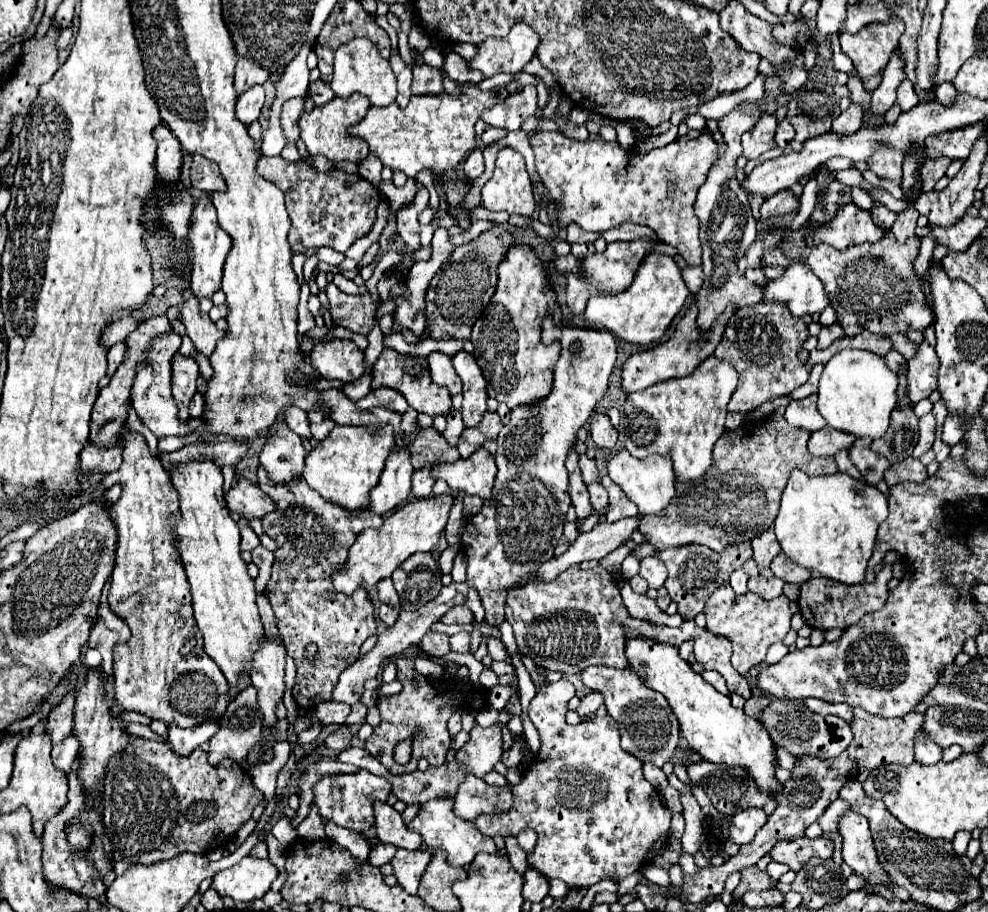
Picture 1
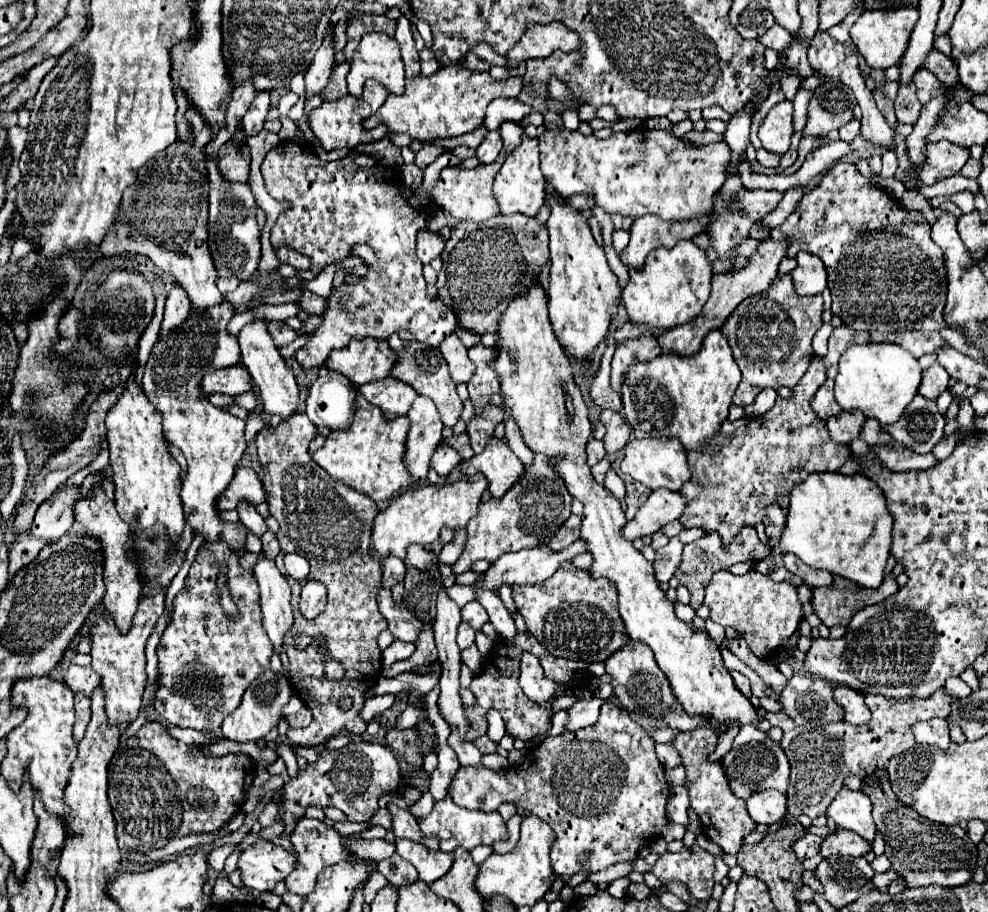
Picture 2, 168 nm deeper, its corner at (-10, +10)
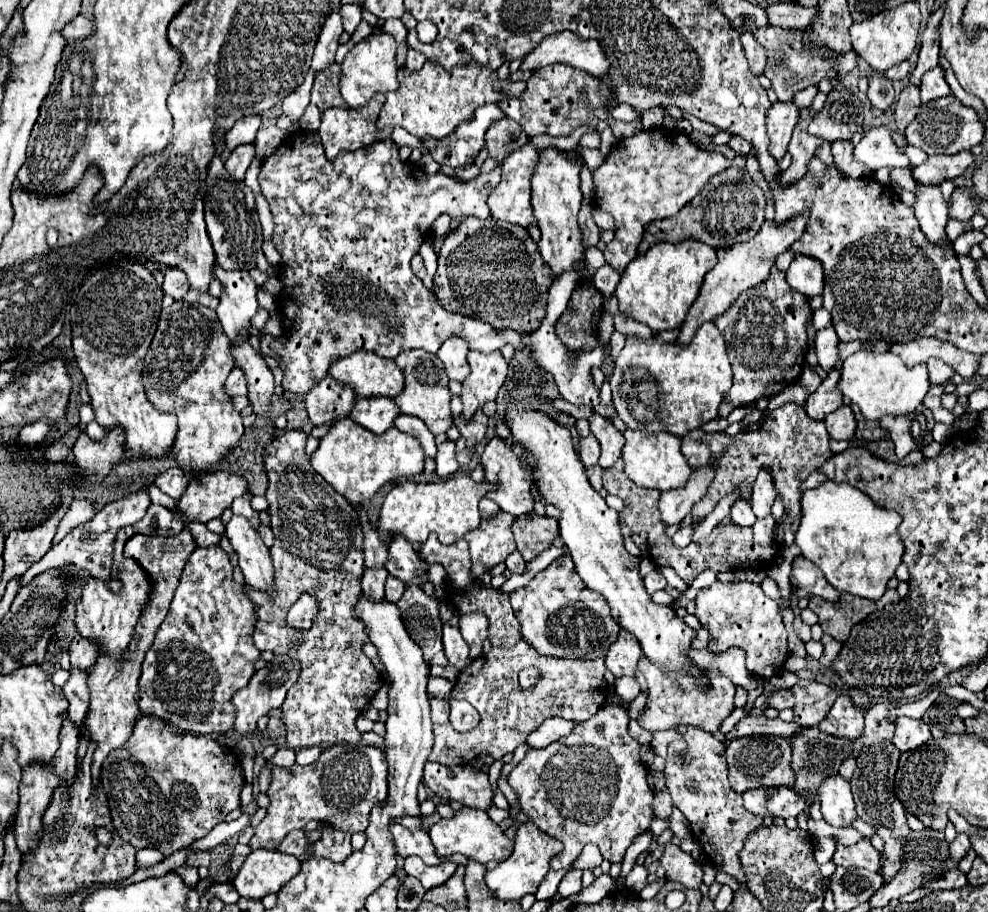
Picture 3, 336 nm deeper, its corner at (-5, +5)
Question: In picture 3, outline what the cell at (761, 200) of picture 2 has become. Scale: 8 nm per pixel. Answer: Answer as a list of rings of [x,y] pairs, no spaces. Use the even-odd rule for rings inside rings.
[[[740,168],[724,170],[722,174],[710,178],[710,182],[702,188],[702,194],[698,194],[698,198],[688,202],[688,206],[682,208],[674,218],[650,222],[644,230],[638,254],[644,254],[650,246],[658,242],[680,242],[682,238],[702,240],[712,248],[746,242],[754,238],[754,234],[760,230],[764,222],[764,208],[766,208],[766,196],[762,188],[754,180],[750,180],[748,170]]]

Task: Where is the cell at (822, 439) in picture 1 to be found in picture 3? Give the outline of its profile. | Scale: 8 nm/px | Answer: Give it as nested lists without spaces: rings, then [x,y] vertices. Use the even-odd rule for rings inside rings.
[[[842,406],[840,410],[828,414],[824,418],[824,424],[826,424],[826,430],[830,434],[830,438],[834,440],[854,440],[854,432],[856,432],[856,420],[854,420],[854,414],[850,410],[850,406]]]

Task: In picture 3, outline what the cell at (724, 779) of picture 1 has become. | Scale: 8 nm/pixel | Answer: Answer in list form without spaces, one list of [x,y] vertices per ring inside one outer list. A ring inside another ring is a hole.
[[[772,734],[744,736],[738,740],[732,740],[726,746],[726,758],[728,758],[728,768],[730,768],[730,786],[738,794],[742,794],[748,788],[792,786],[794,784],[794,772],[790,768],[792,750],[790,750],[788,738],[772,736]]]

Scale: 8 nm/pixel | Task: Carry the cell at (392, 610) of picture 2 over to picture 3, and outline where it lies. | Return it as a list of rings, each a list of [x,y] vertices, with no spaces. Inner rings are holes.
[[[378,566],[378,570],[364,568],[364,574],[362,574],[362,590],[364,590],[364,594],[374,598],[374,600],[382,600],[384,598],[386,578],[388,578],[388,570],[384,566]]]

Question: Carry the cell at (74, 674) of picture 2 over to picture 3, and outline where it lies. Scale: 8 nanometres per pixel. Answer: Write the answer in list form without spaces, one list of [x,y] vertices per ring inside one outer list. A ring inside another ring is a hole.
[[[76,634],[72,644],[68,646],[68,654],[70,654],[72,668],[82,668],[88,672],[90,666],[96,662],[98,650],[94,650],[94,646],[90,646],[90,642],[86,642],[86,638],[82,638],[82,634]]]

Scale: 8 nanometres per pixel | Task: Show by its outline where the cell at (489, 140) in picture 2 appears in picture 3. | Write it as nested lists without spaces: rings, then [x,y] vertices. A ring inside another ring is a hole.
[[[500,118],[490,124],[486,132],[486,150],[490,158],[502,162],[506,154],[524,146],[524,130],[510,118]]]

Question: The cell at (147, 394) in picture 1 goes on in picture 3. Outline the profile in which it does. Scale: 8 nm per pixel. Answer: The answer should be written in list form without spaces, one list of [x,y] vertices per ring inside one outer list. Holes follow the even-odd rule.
[[[168,268],[164,272],[164,284],[162,284],[162,290],[164,294],[170,294],[176,298],[176,302],[188,292],[188,278],[184,274],[182,268]]]

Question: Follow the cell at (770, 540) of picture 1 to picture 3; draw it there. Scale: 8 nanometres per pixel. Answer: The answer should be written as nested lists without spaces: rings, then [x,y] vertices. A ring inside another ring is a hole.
[[[760,470],[758,478],[754,482],[754,490],[752,490],[752,510],[758,518],[764,518],[766,514],[770,514],[776,494],[778,492],[774,490],[774,480],[770,478],[770,472]]]

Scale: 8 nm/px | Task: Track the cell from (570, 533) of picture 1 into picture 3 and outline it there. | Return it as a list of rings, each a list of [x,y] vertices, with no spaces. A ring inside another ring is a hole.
[[[528,514],[528,516],[520,516],[514,520],[514,540],[516,540],[516,548],[522,554],[522,558],[528,562],[532,558],[536,558],[538,554],[542,554],[546,548],[552,546],[552,540],[558,536],[558,520],[556,518],[542,518],[536,514]]]

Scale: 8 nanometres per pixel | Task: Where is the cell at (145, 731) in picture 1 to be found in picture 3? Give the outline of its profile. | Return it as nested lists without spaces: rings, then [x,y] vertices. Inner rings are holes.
[[[334,744],[324,748],[324,752],[320,754],[320,758],[310,764],[310,766],[290,766],[290,768],[280,768],[280,766],[272,766],[270,762],[266,762],[272,768],[272,784],[268,788],[268,796],[270,796],[270,806],[268,806],[268,814],[266,818],[260,822],[260,826],[256,828],[256,834],[250,840],[250,848],[266,848],[266,850],[276,850],[280,840],[296,830],[296,828],[304,828],[306,822],[310,820],[318,820],[322,824],[328,824],[336,830],[354,834],[354,832],[364,832],[368,826],[368,814],[372,810],[372,806],[380,804],[386,800],[388,796],[388,762],[386,762],[386,754],[380,748],[374,746],[366,746],[366,744]]]

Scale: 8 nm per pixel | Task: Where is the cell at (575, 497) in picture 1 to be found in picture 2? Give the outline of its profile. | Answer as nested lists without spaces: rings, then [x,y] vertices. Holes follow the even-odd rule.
[[[535,279],[533,285],[529,285],[523,293],[519,293],[503,311],[503,315],[499,317],[499,327],[495,331],[499,335],[495,351],[497,351],[497,361],[495,361],[495,371],[499,375],[501,381],[501,393],[505,395],[505,413],[511,415],[521,433],[523,433],[523,441],[527,443],[529,449],[543,453],[547,457],[553,457],[557,453],[563,455],[563,459],[559,459],[555,463],[557,473],[563,477],[569,493],[579,499],[583,503],[583,521],[581,521],[581,539],[587,541],[589,551],[593,553],[593,565],[589,567],[589,573],[593,577],[607,577],[617,585],[619,591],[619,613],[621,619],[625,623],[625,631],[633,641],[645,643],[651,647],[651,651],[655,653],[657,665],[659,669],[667,675],[671,689],[675,693],[675,697],[681,701],[683,711],[691,717],[707,717],[707,727],[713,727],[717,735],[723,735],[731,723],[737,721],[737,725],[757,725],[761,721],[761,717],[757,715],[755,707],[749,703],[749,699],[735,687],[729,671],[725,669],[721,655],[719,655],[719,645],[715,641],[711,641],[711,637],[707,635],[707,631],[695,629],[693,623],[685,623],[681,619],[675,617],[673,613],[673,603],[665,597],[665,593],[659,589],[657,579],[653,577],[653,565],[641,555],[641,551],[637,551],[633,547],[631,541],[621,537],[621,527],[627,521],[625,513],[621,511],[619,501],[615,501],[615,497],[611,497],[611,493],[599,485],[593,475],[591,469],[587,465],[587,455],[585,455],[585,445],[591,437],[591,421],[589,421],[589,409],[585,405],[585,399],[579,391],[579,387],[575,385],[573,379],[573,369],[571,369],[571,361],[565,355],[563,347],[559,345],[559,341],[553,335],[549,317],[547,317],[547,295],[545,289],[541,287],[541,281]],[[565,393],[571,393],[573,397],[573,405],[575,405],[575,417],[569,423],[567,421],[567,409],[565,409]]]

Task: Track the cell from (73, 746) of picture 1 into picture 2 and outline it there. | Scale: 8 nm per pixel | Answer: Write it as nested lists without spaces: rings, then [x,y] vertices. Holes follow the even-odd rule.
[[[75,693],[75,711],[77,711],[77,719],[75,719],[75,725],[73,725],[73,737],[79,743],[83,739],[87,721],[91,717],[91,699],[85,697],[83,693]]]

